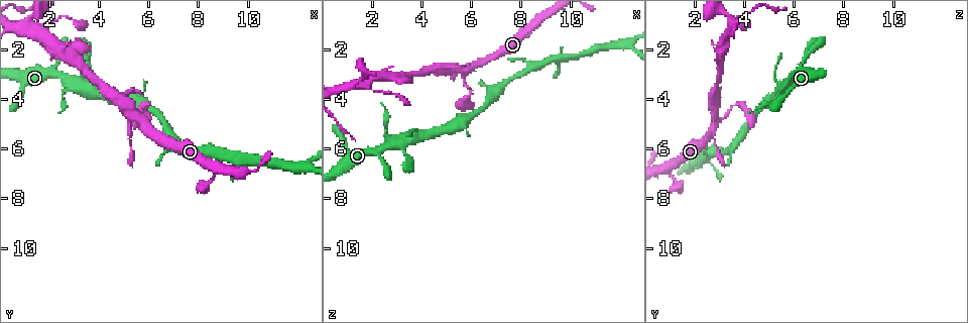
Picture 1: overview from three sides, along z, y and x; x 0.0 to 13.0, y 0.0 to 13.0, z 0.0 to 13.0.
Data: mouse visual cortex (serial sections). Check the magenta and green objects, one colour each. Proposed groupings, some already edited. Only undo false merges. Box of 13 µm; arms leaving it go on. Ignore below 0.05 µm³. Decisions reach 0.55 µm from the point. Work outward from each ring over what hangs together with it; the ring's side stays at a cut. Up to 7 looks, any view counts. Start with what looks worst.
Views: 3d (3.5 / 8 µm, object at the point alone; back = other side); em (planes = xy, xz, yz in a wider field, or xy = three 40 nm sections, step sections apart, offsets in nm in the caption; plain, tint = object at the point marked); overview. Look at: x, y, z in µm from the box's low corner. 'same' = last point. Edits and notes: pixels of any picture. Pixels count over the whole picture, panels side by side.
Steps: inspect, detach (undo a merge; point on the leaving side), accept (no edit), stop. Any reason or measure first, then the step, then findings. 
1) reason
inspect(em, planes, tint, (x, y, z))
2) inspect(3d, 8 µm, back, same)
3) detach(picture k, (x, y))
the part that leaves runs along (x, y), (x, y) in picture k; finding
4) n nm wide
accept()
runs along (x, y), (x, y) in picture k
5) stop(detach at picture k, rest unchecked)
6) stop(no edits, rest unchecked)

three-way junction
inspect(3d, 8 µm, (5.7, 4.9, 2.9))

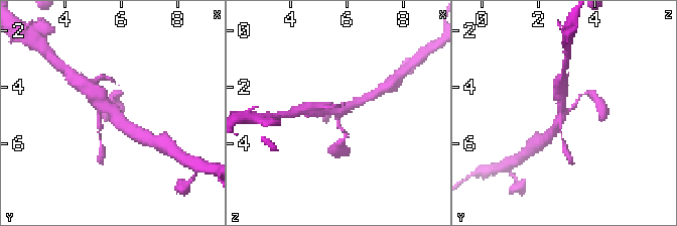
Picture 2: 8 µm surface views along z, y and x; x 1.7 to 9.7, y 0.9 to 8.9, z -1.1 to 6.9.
now the EM
inspect(em, xy, step 5, tint, (5.7, 4.9, 2.9))

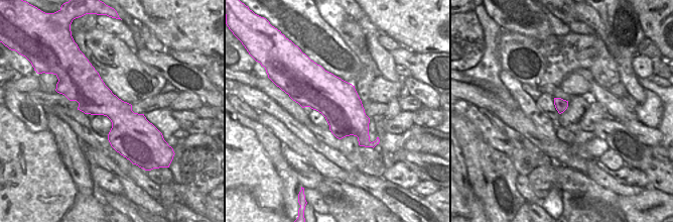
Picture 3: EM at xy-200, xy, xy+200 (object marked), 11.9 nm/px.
accept()
runs along (135, 133), (91, 93) in picture 2; all the same cell

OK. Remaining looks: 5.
a fork
inspect(3d, 3.5 µm, back, (2.9, 2.4, 3.0))

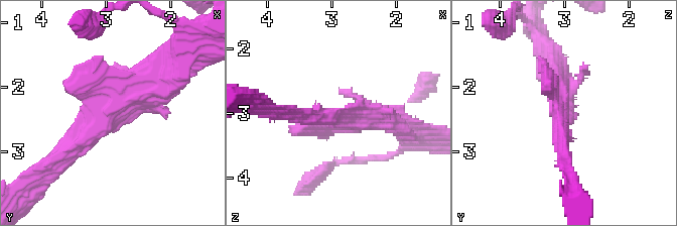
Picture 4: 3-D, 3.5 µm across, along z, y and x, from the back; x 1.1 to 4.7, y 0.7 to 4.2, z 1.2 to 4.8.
shape alone is not enough
inspect(em, xy, step 5, tint, (2.90, 2.30, 3.05))

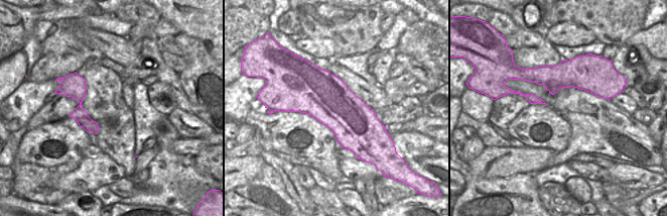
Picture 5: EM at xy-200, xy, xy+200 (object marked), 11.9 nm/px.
accept()
runs along (62, 154), (168, 68) in picture 4; continuous, no second cell

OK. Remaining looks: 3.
three arms meet
inspect(3d, 3.5 µm, (3.1, 3.3, 5.7))

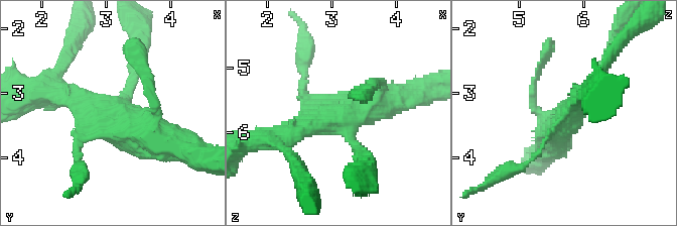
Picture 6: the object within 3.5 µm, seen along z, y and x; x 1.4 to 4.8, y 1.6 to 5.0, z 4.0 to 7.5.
inspect(em, xy, step 1, tint, (3.20, 3.30, 5.80))

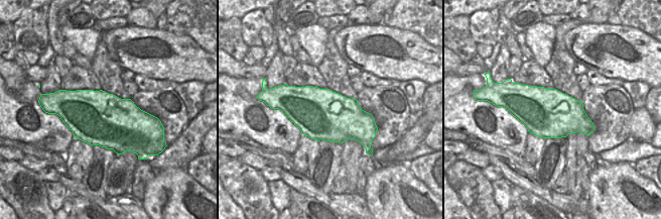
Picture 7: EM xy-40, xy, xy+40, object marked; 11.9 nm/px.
accept()
runs along (59, 93), (174, 146) in picture 6; one cell here

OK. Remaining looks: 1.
stop(no edits, rest unchecked)

